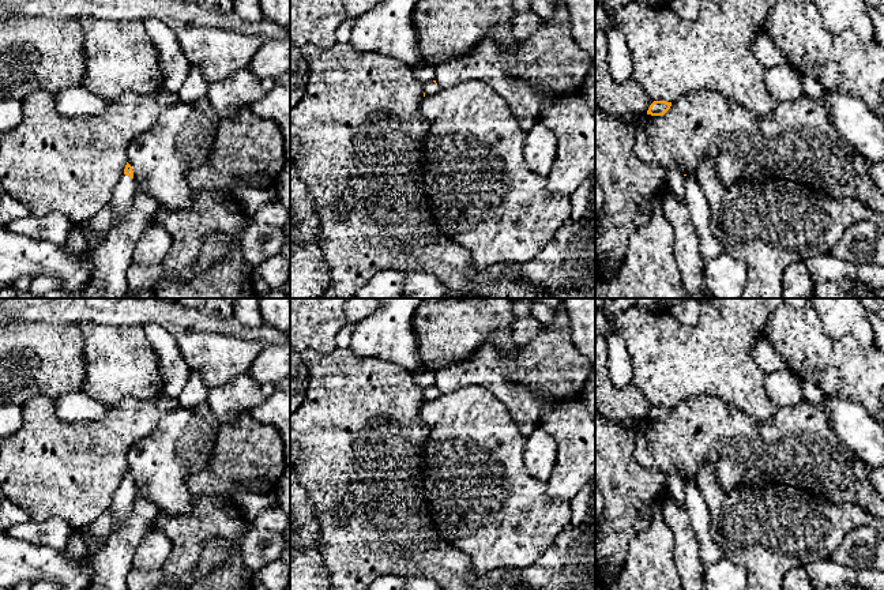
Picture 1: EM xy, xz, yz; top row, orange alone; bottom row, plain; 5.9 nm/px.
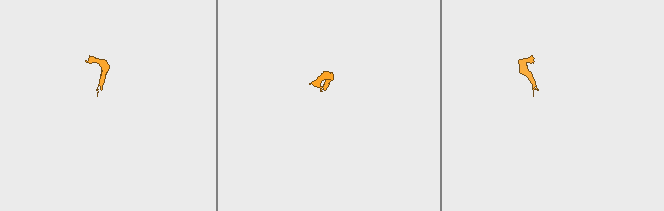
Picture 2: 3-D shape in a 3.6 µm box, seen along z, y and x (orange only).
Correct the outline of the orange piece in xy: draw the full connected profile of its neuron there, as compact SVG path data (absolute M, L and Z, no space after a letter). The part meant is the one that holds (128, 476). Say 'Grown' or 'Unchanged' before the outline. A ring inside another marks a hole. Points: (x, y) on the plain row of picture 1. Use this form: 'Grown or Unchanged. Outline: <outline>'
Grown. Outline: M127 467L124 480L114 493L110 504L112 527L120 525L132 511L135 501L135 485L132 471Z

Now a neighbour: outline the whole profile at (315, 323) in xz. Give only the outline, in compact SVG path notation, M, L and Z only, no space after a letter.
M290 298L290 346L302 353L315 350L328 354L336 349L336 335L346 324L345 302L347 298Z

